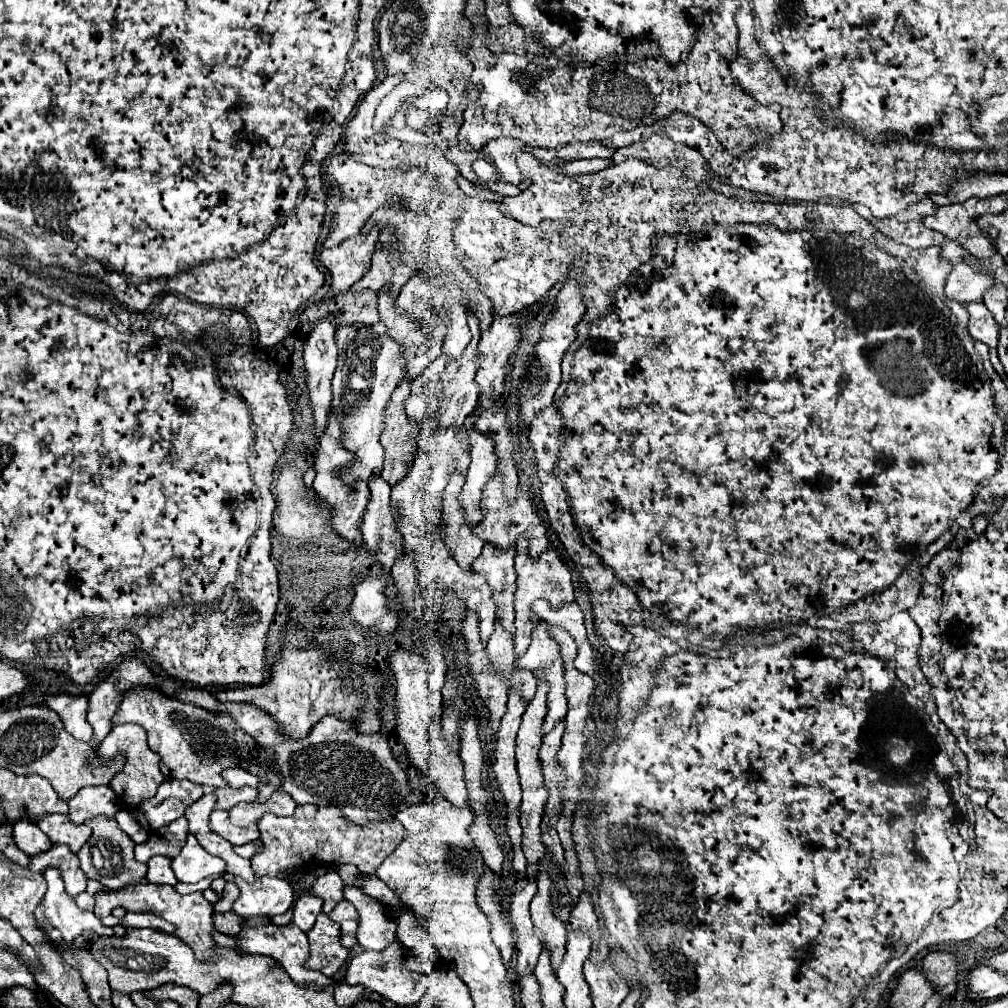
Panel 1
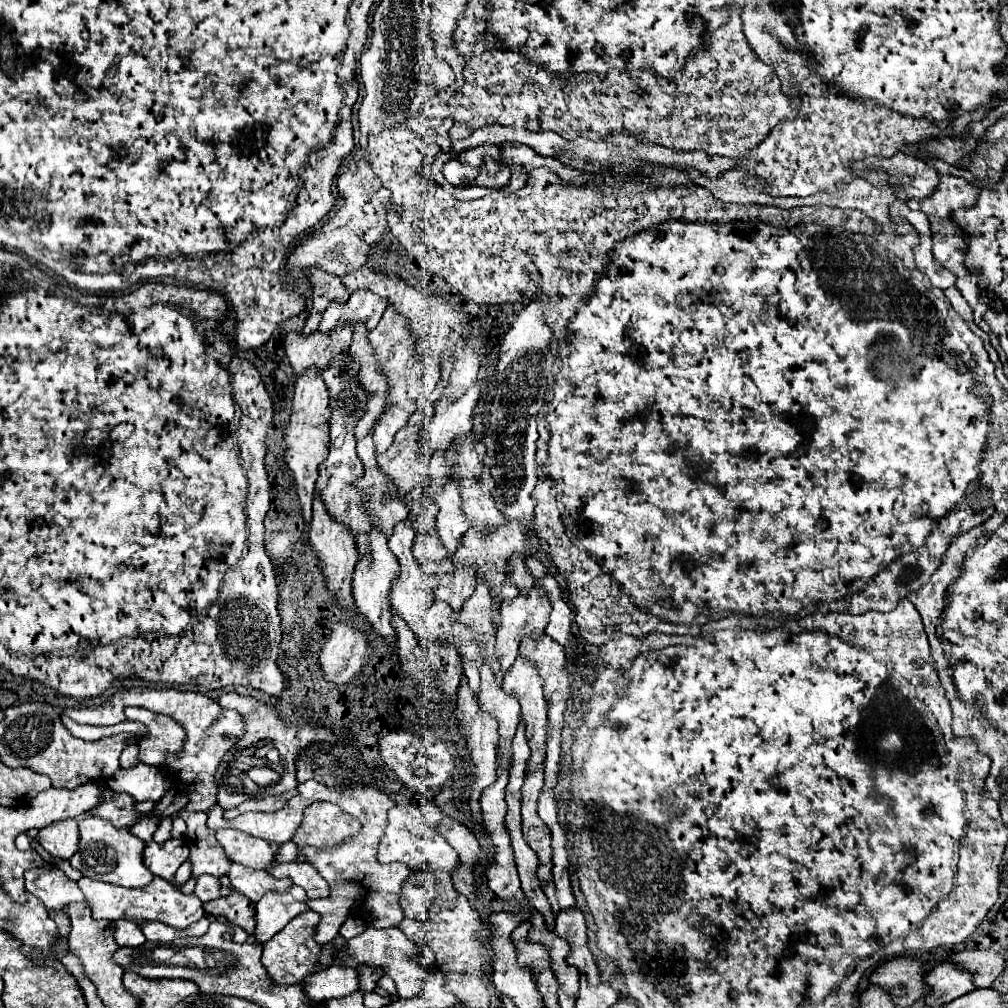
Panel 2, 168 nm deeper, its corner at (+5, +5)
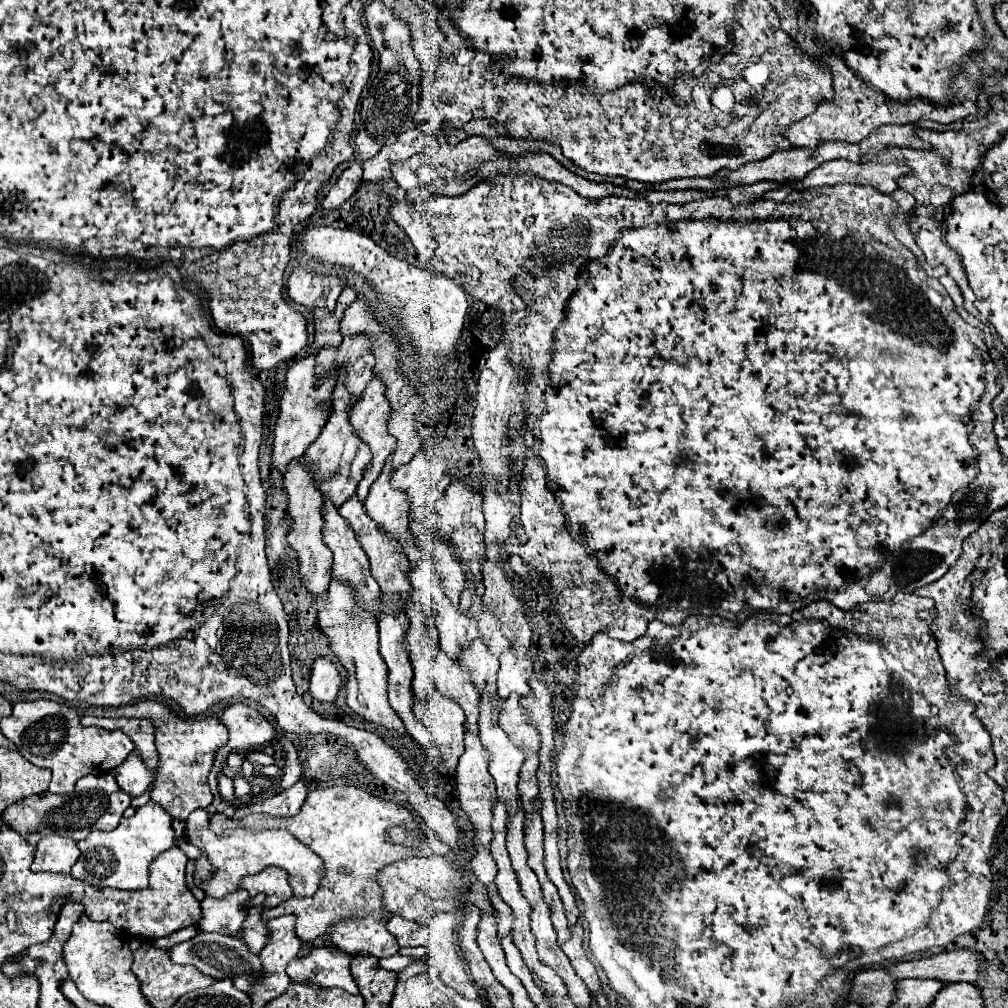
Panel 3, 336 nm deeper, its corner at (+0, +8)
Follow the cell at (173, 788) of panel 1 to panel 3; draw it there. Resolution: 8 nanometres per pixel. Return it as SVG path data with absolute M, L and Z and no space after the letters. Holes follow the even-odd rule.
M111 772L101 774L101 776L89 774L89 776L83 776L81 780L77 780L73 796L41 792L37 796L29 796L29 798L19 800L19 802L11 804L9 808L5 808L5 812L1 814L1 820L3 820L3 824L7 824L7 828L13 828L23 838L29 838L31 834L37 834L37 836L59 834L59 836L67 836L67 838L79 842L79 840L85 840L91 830L117 828L129 802L131 802L129 794L125 794L117 786L115 776Z

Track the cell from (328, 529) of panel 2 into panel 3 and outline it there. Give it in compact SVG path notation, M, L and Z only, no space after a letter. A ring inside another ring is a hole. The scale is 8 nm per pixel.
M331 580L327 594L323 596L325 602L319 604L319 626L323 628L331 652L339 658L343 668L347 670L347 706L361 718L369 722L377 722L385 726L391 732L407 734L401 718L395 714L395 710L389 706L387 700L387 666L379 654L379 636L377 636L377 624L369 612L361 612L353 604L353 592L347 584L339 584L337 580Z

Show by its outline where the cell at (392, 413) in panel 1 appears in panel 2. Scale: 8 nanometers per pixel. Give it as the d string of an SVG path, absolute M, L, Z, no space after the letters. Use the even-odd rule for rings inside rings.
M372 431L358 439L358 455L364 463L364 477L356 481L356 485L368 495L370 521L376 523L386 535L390 535L394 525L408 515L408 505L402 499L396 499L396 487L392 487L388 475L384 475L376 467L376 447L372 443Z

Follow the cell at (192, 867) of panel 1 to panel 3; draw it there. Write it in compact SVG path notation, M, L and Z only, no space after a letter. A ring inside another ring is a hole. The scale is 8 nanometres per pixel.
M195 810L187 818L185 834L189 840L205 850L209 862L215 868L215 878L207 886L207 892L211 896L227 896L239 888L239 878L245 874L255 874L263 870L265 866L279 866L287 870L289 884L293 888L293 896L303 898L311 896L319 882L323 872L323 862L313 854L313 850L305 848L295 836L291 836L287 830L263 830L263 832L247 832L247 830L229 830L229 836L217 836L209 828L209 816L205 810Z

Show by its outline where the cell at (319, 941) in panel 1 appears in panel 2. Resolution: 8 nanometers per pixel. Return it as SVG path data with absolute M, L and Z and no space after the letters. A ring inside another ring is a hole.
M306 911L298 917L294 917L278 935L274 935L270 941L266 941L264 953L262 953L262 965L268 969L270 977L276 983L302 983L306 979L306 975L310 975L318 963L318 955L322 945L316 943L314 939L314 931L316 931L316 923L320 923L320 915L316 915L314 911Z

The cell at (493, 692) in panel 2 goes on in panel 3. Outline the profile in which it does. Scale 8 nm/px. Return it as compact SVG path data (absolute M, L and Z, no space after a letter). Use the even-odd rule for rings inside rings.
M485 692L485 696L481 698L481 718L479 718L479 736L481 736L481 742L485 744L485 748L489 748L489 754L491 754L491 762L489 762L489 772L497 784L497 798L507 806L507 818L513 816L513 812L517 812L517 780L519 780L519 768L525 760L525 754L523 750L513 744L507 734L497 726L495 718L493 718L493 710L491 710L491 700L495 700L497 704L497 710L501 710L501 704L503 700L497 698L497 696L491 696L489 692Z

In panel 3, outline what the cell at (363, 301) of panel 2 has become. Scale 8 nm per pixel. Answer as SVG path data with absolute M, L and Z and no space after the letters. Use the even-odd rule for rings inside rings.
M353 336L343 338L339 348L321 348L317 354L317 384L329 378L329 372L347 368L347 382L345 388L351 392L351 404L355 406L363 398L363 390L373 376L373 354L371 354L371 340L367 336Z

